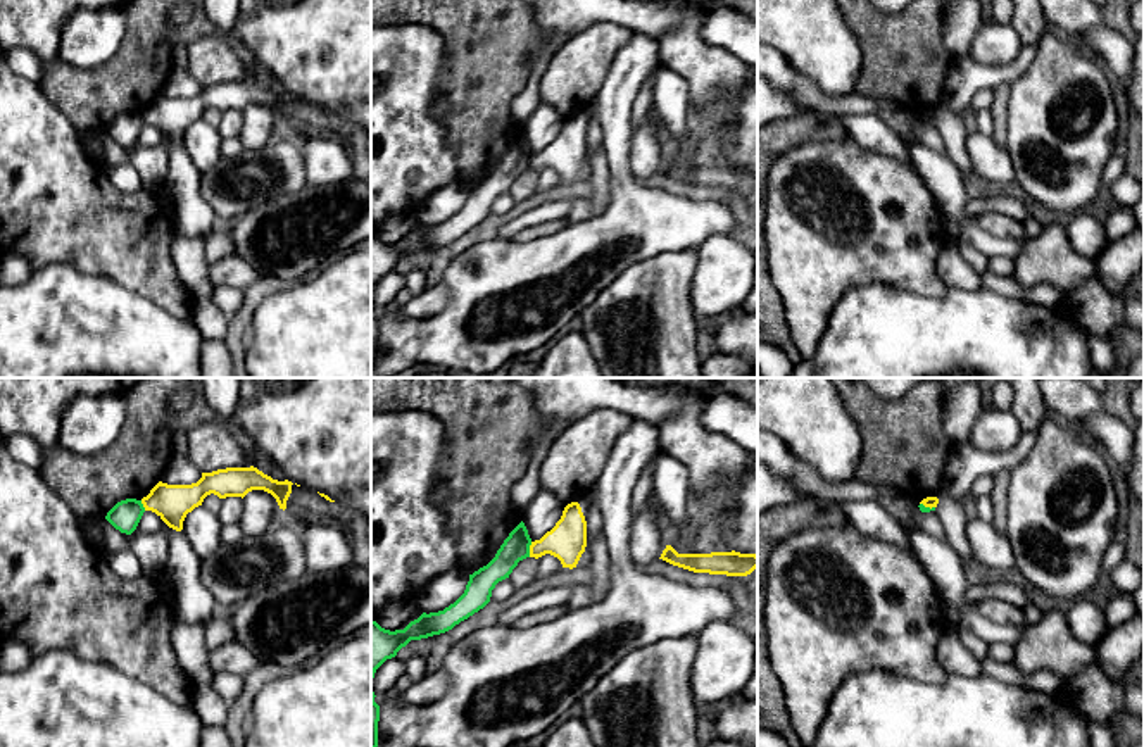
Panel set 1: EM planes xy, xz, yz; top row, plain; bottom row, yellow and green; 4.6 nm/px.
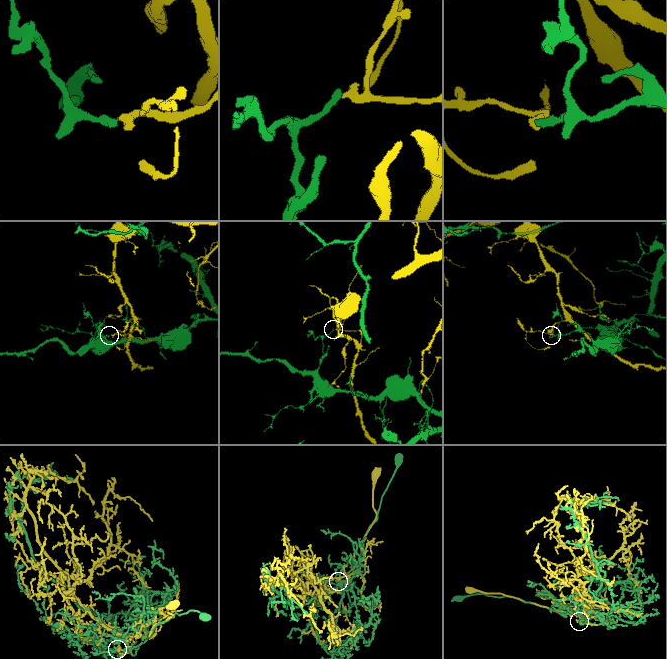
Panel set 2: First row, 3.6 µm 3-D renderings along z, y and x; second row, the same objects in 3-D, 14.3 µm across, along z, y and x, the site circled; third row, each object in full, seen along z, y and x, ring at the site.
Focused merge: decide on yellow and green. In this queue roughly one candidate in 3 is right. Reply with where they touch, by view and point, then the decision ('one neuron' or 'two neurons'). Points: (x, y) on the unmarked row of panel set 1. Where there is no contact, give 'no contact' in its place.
contact xz (530, 163); two neurons

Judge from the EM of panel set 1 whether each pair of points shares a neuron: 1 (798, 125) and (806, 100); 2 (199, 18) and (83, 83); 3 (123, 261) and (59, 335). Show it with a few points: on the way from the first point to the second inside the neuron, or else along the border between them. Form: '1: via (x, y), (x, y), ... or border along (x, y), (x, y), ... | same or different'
1: border along (804, 109), (817, 111), (830, 119) | different
2: via (169, 37), (119, 83), (113, 83) | same
3: border along (69, 263), (81, 271), (106, 275), (144, 295) | different

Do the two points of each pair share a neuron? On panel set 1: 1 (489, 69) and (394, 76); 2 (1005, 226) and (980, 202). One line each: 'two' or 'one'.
1: two
2: two

